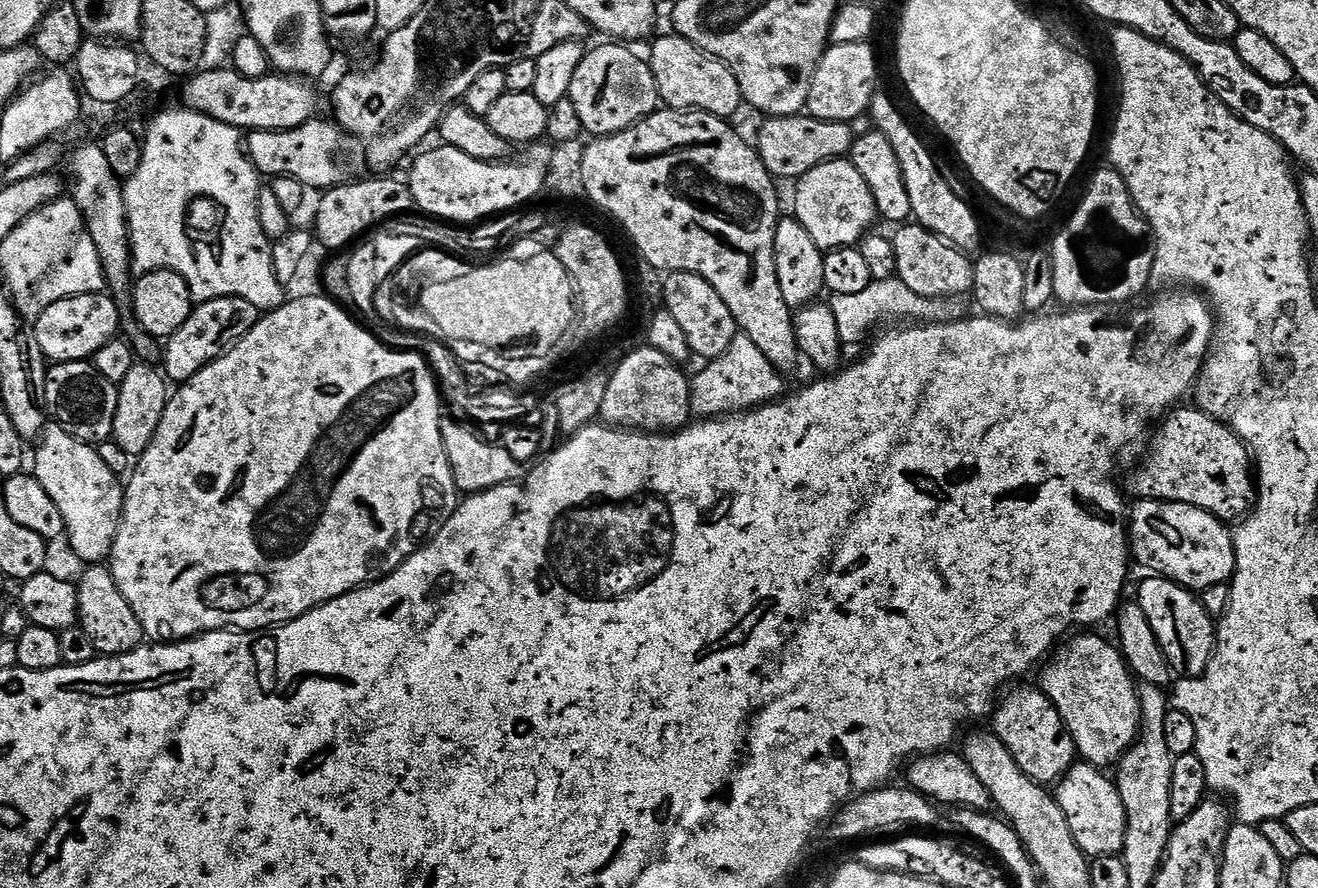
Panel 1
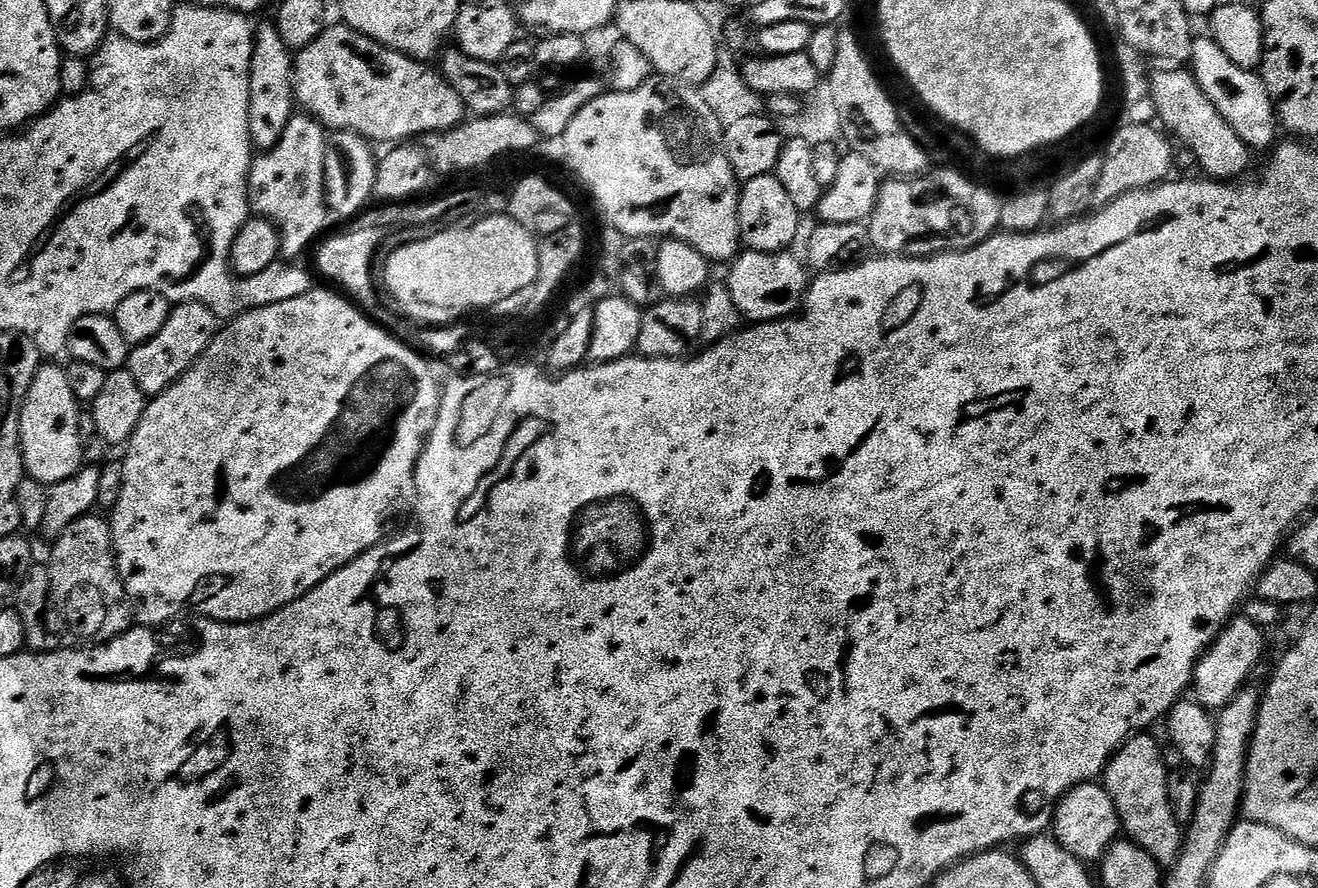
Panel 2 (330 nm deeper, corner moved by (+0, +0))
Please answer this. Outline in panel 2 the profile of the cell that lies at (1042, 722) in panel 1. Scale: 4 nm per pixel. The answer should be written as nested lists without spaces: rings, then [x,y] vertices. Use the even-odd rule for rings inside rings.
[[[1100,782],[1072,785],[1055,805],[1050,828],[1063,848],[1085,862],[1099,861],[1105,850],[1122,832],[1120,816],[1116,813],[1114,802]]]

